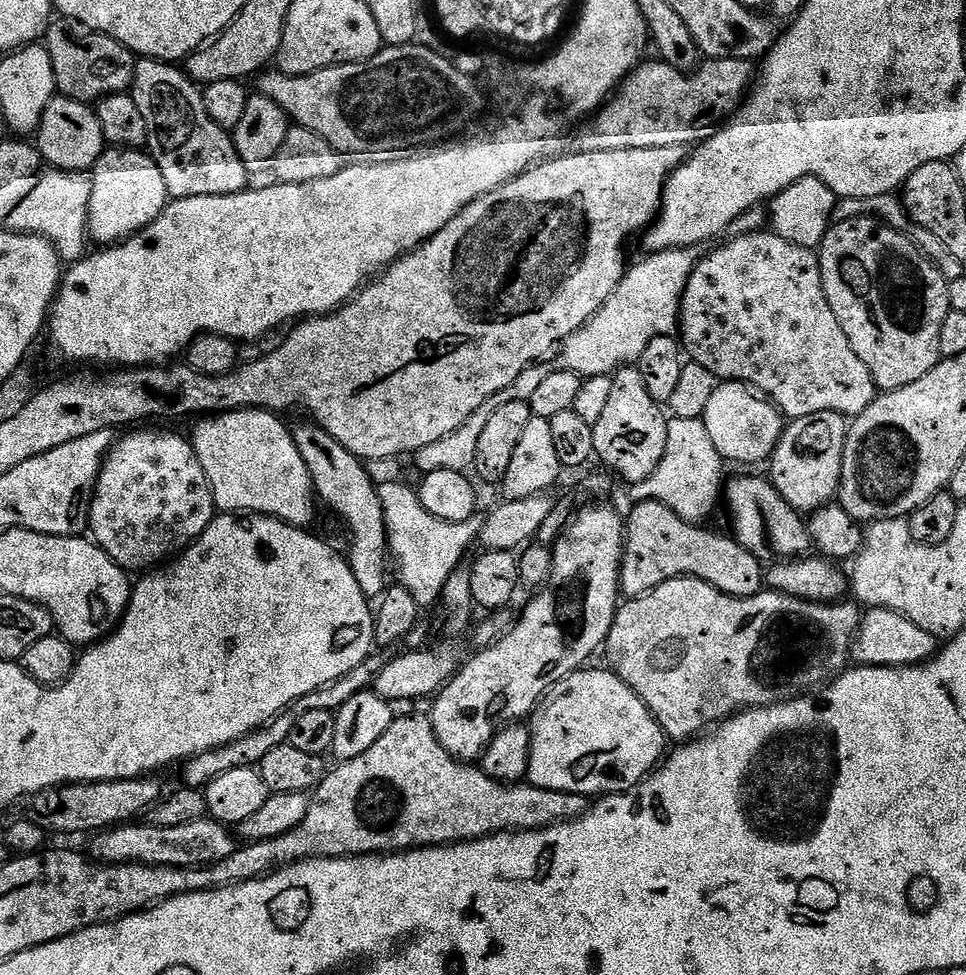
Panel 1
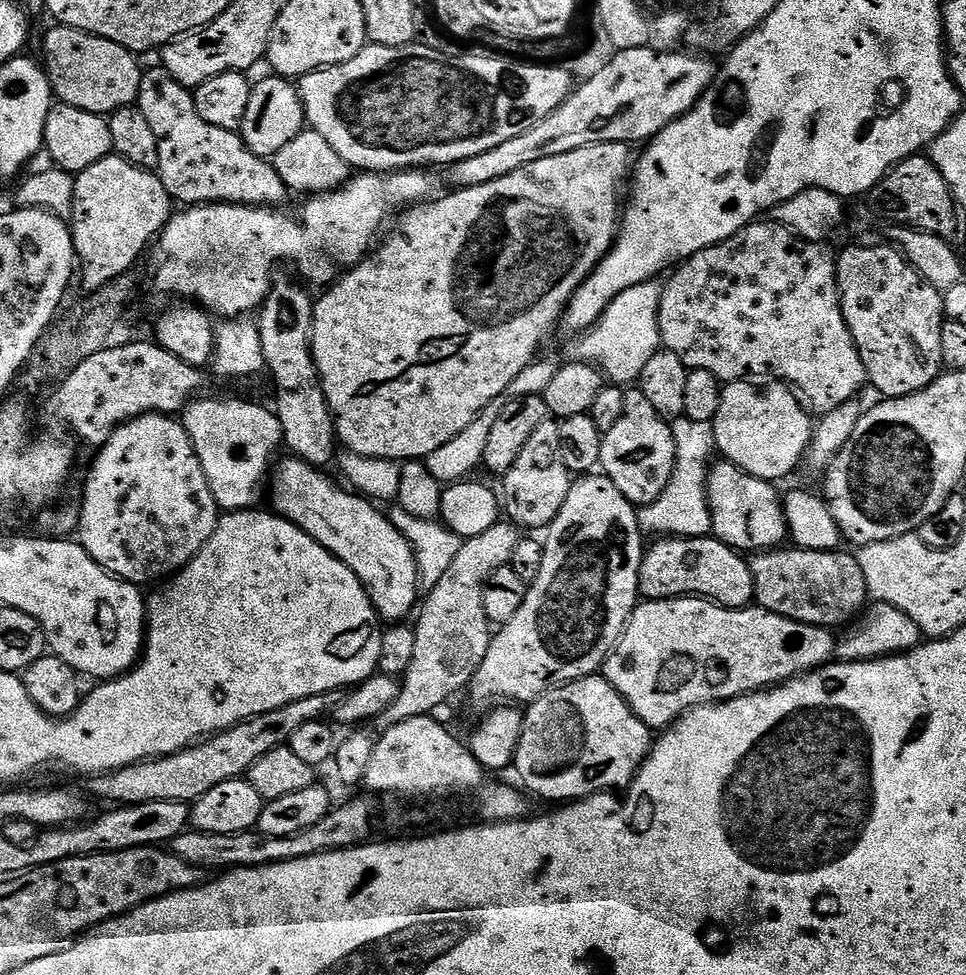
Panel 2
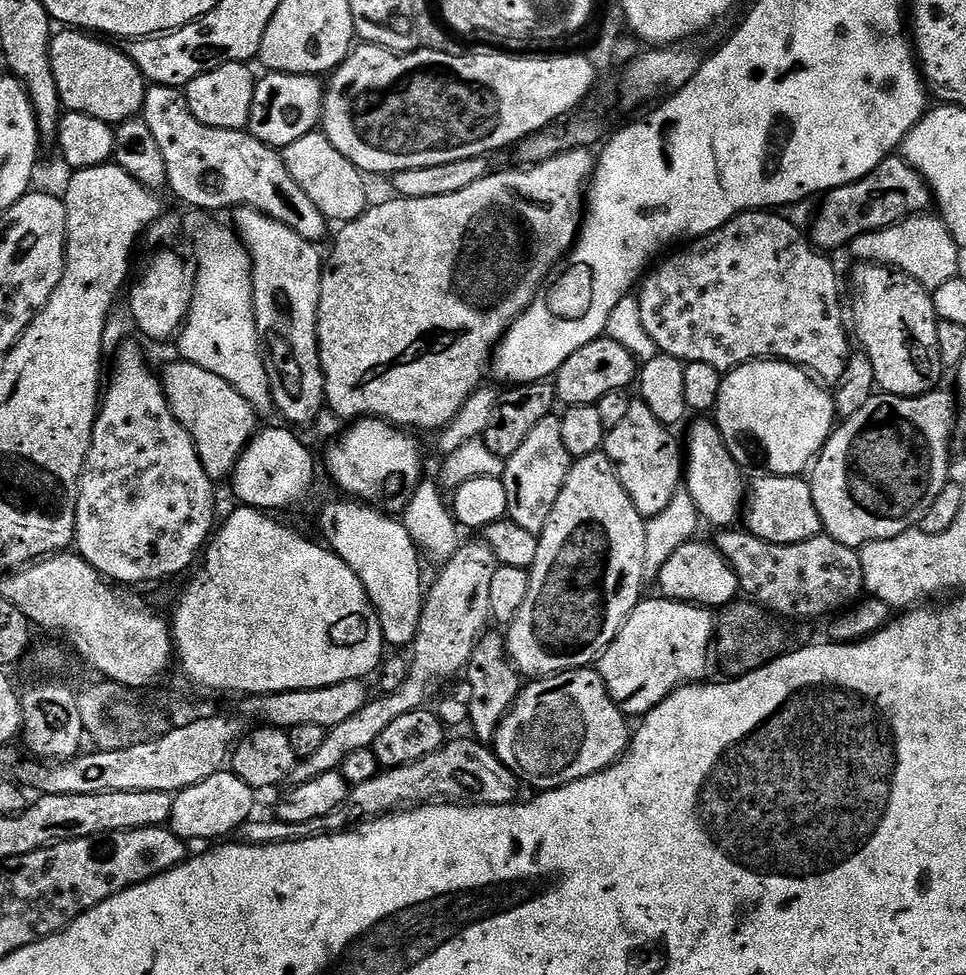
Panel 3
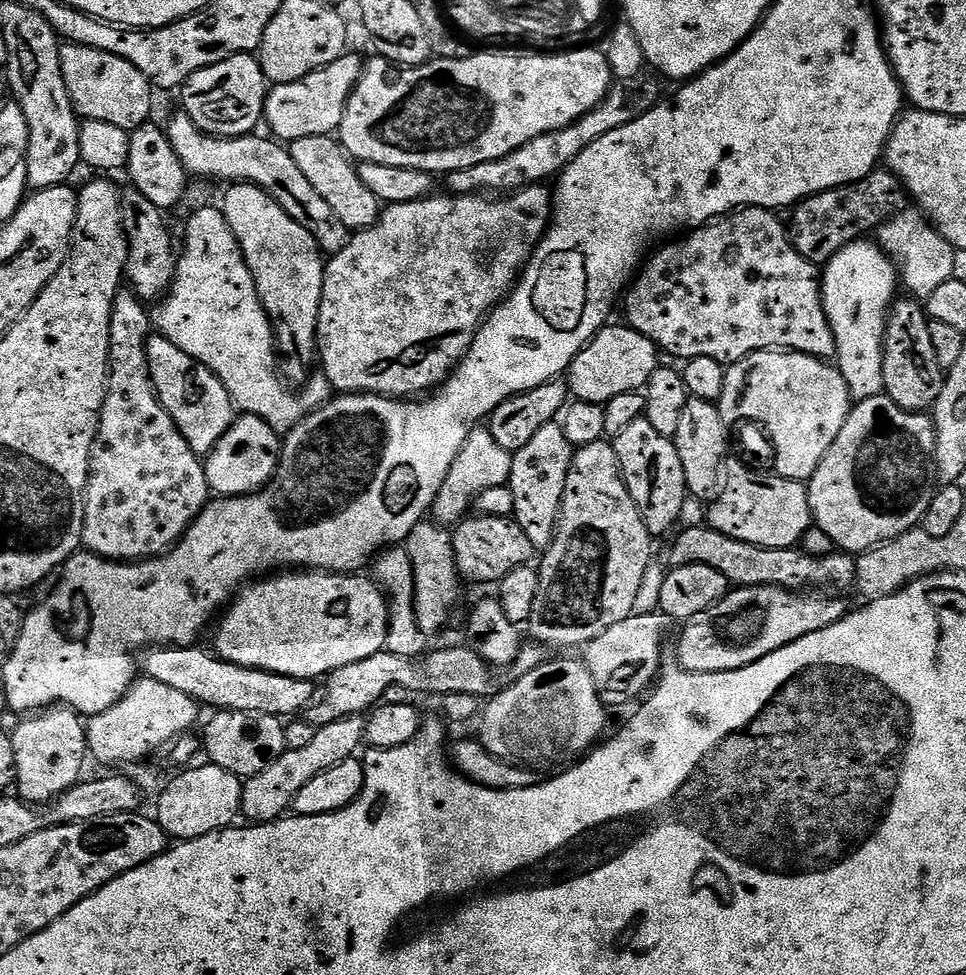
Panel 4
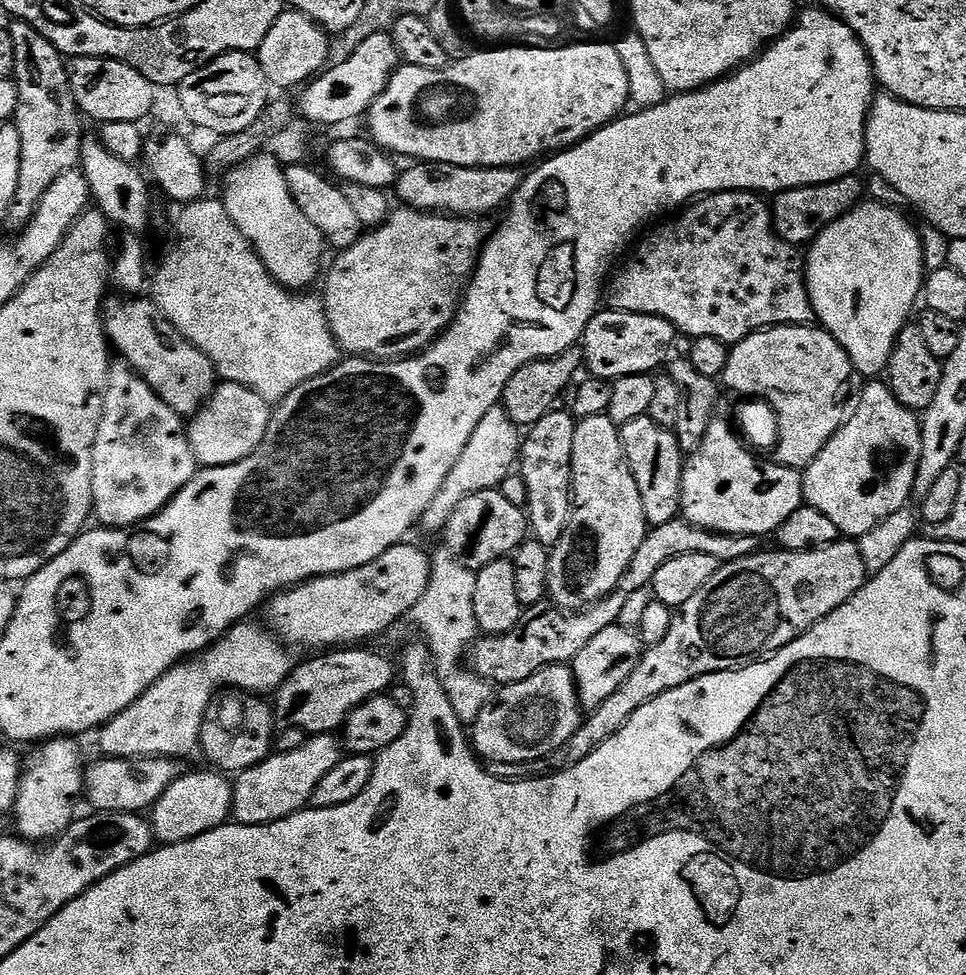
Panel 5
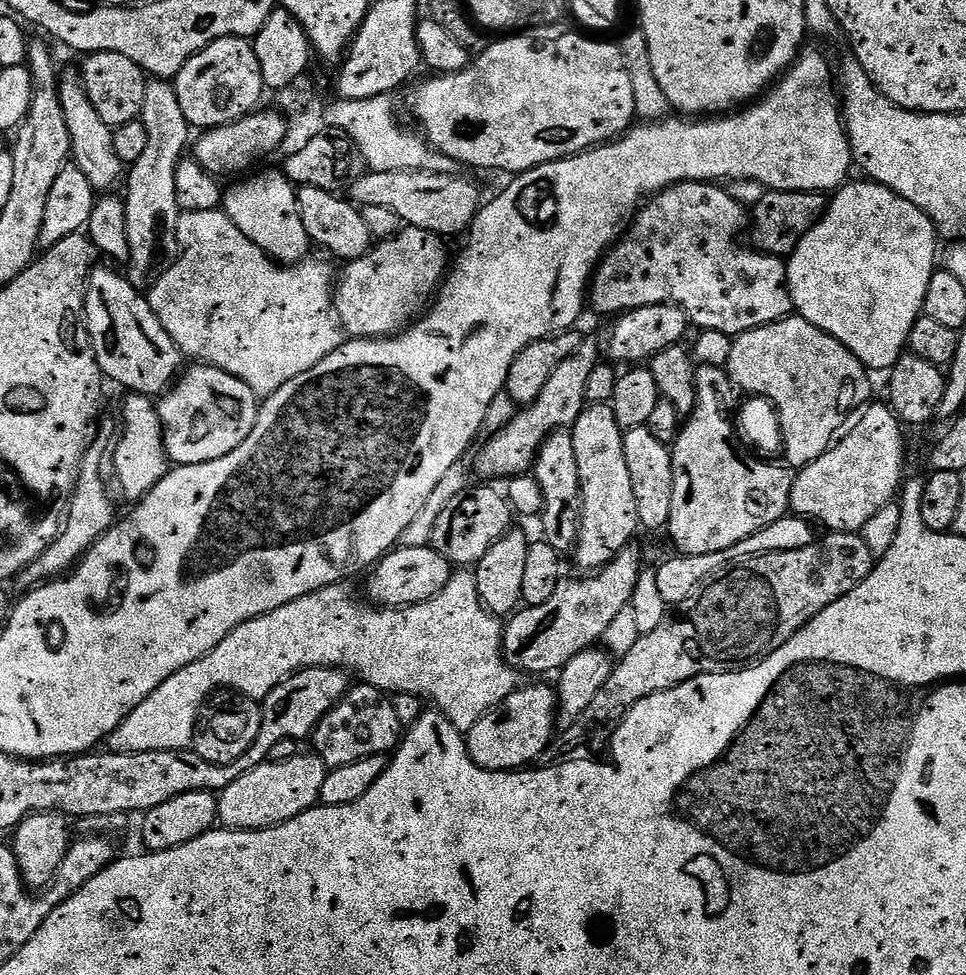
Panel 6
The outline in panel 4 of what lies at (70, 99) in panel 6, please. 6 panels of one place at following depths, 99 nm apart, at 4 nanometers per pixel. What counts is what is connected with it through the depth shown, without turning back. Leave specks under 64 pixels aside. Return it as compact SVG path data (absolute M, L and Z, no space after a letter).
M128 190L121 195L122 226L128 239L128 266L126 280L139 300L160 302L169 295L175 278L178 244L172 241L172 232L164 221L165 213L150 198L140 192Z

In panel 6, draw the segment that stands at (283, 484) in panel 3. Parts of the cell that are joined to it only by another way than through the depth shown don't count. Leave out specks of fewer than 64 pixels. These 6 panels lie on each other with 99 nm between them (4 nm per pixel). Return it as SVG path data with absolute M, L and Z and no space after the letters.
M196 362L191 366L181 371L176 383L158 400L164 445L169 461L176 466L214 462L214 458L238 450L256 425L258 397L246 382L213 364Z

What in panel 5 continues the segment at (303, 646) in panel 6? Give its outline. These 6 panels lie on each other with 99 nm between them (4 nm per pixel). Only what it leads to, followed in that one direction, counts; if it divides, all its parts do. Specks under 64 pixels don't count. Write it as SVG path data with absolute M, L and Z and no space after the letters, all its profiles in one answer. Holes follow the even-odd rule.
M437 547L436 552L432 552L430 559L431 578L428 583L426 594L422 594L422 598L412 607L410 620L413 620L418 627L424 631L423 639L426 641L428 649L432 651L432 656L436 660L436 670L440 673L440 680L444 683L444 695L450 698L450 702L454 706L456 716L460 723L468 726L478 718L478 714L483 710L484 705L490 699L490 685L487 680L481 680L475 672L464 668L460 665L460 659L465 659L466 653L469 651L470 645L477 639L478 627L476 625L474 614L474 588L476 573L462 570L461 563L458 562L448 548ZM252 623L234 625L203 654L177 664L161 680L154 682L138 702L103 725L98 732L100 748L104 751L101 753L121 760L141 756L185 758L197 751L200 723L221 690L239 690L245 694L275 693L292 672L294 659L288 653L291 651L267 627L259 628Z

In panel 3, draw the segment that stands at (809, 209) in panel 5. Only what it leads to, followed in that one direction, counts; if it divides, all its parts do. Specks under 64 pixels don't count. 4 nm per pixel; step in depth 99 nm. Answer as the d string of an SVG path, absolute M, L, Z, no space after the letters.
M893 154L877 166L866 178L862 178L853 184L847 184L836 188L823 197L824 205L816 216L810 231L810 243L813 248L825 253L832 254L835 248L847 249L859 235L868 232L880 232L884 228L893 227L904 220L912 217L923 217L931 213L934 208L934 197L928 183L921 178L918 170L914 170L899 155Z

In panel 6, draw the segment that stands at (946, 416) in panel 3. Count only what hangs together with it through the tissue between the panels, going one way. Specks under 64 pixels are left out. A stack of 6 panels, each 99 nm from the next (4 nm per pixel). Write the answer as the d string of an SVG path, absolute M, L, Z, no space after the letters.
M869 403L863 409L864 417L828 451L795 473L790 490L790 508L795 515L808 522L817 520L833 532L860 534L878 510L897 499L896 491L904 480L905 429L887 403L876 403Z

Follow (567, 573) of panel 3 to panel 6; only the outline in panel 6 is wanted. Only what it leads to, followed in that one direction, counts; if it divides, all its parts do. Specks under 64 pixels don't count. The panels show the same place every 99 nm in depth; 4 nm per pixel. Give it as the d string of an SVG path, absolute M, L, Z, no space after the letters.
M588 404L582 415L574 421L570 431L574 438L574 455L578 458L578 474L580 475L580 518L578 521L578 531L576 533L574 555L576 555L577 566L584 568L580 570L595 570L608 565L621 550L637 539L636 532L639 533L641 531L640 519L638 518L638 502L634 502L634 485L630 482L630 470L626 467L626 454L622 454L622 442L624 441L625 429L618 426L618 418L614 418L614 410L611 404Z

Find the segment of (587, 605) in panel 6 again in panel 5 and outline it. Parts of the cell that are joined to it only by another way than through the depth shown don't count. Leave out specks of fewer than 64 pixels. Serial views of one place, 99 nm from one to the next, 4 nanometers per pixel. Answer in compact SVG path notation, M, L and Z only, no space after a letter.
M683 518L666 522L666 526L649 527L642 546L638 546L638 554L634 554L634 562L630 562L626 574L620 580L619 589L611 596L602 598L597 604L589 604L578 612L561 610L555 606L537 606L531 609L509 632L485 635L471 645L471 671L481 680L487 680L489 685L503 686L522 682L551 664L568 664L578 654L578 650L582 650L582 646L586 646L590 638L594 638L594 634L602 634L602 630L619 621L626 598L634 594L634 590L649 587L654 574L658 574L658 569L666 566L670 558L709 552L724 552L724 548L720 548L720 540L708 540L706 529L696 528Z

